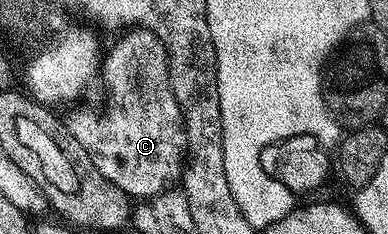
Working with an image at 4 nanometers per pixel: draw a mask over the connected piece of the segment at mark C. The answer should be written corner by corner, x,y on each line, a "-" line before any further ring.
141,29
127,30
122,37
107,55
105,52
100,63
100,83
102,79
106,86
106,104
102,112
99,115
74,115
68,119
68,126
76,141
80,141
80,145
84,145
86,152
92,156
95,167
105,179
135,200
149,201
167,190
173,179
175,182
181,176
188,155
186,128
170,84
170,62
160,37

